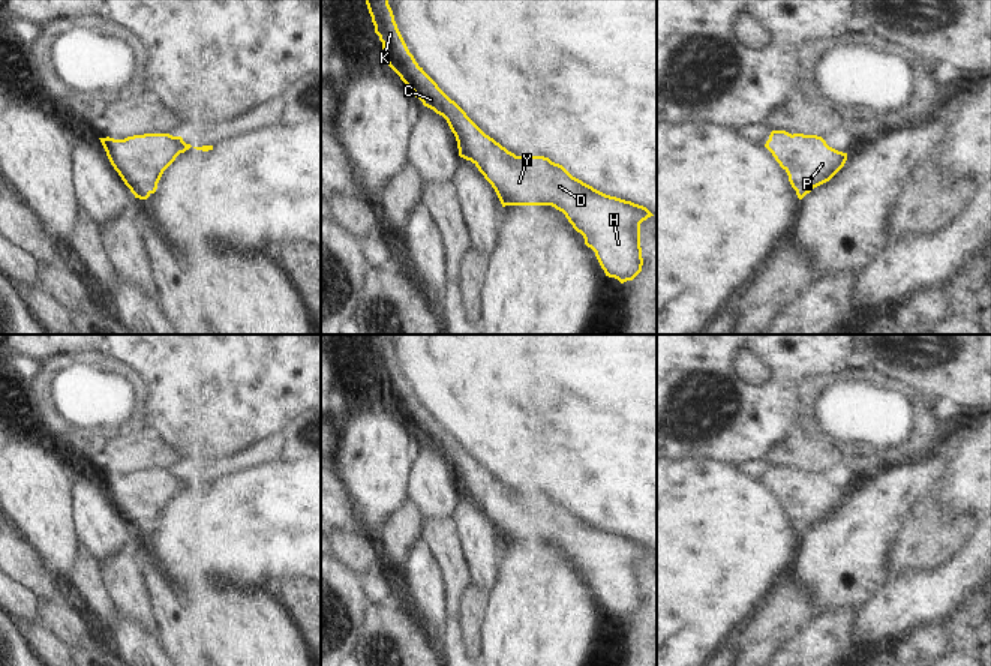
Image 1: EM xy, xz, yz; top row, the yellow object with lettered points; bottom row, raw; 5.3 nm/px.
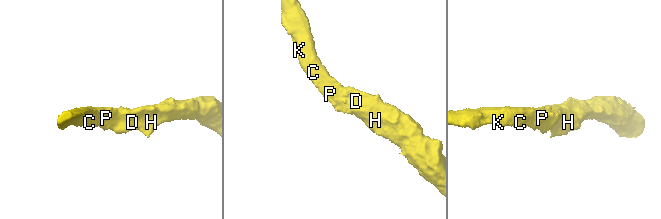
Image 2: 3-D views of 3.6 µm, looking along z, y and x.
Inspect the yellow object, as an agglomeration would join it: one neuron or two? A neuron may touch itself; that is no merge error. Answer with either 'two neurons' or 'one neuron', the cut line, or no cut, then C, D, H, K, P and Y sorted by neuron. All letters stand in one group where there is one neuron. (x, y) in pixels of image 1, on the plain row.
one neuron; no cut; C D H K P Y

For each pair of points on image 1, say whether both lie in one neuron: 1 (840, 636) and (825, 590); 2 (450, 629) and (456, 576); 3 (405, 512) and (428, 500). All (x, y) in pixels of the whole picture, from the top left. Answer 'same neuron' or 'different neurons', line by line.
1: different neurons
2: different neurons
3: different neurons

